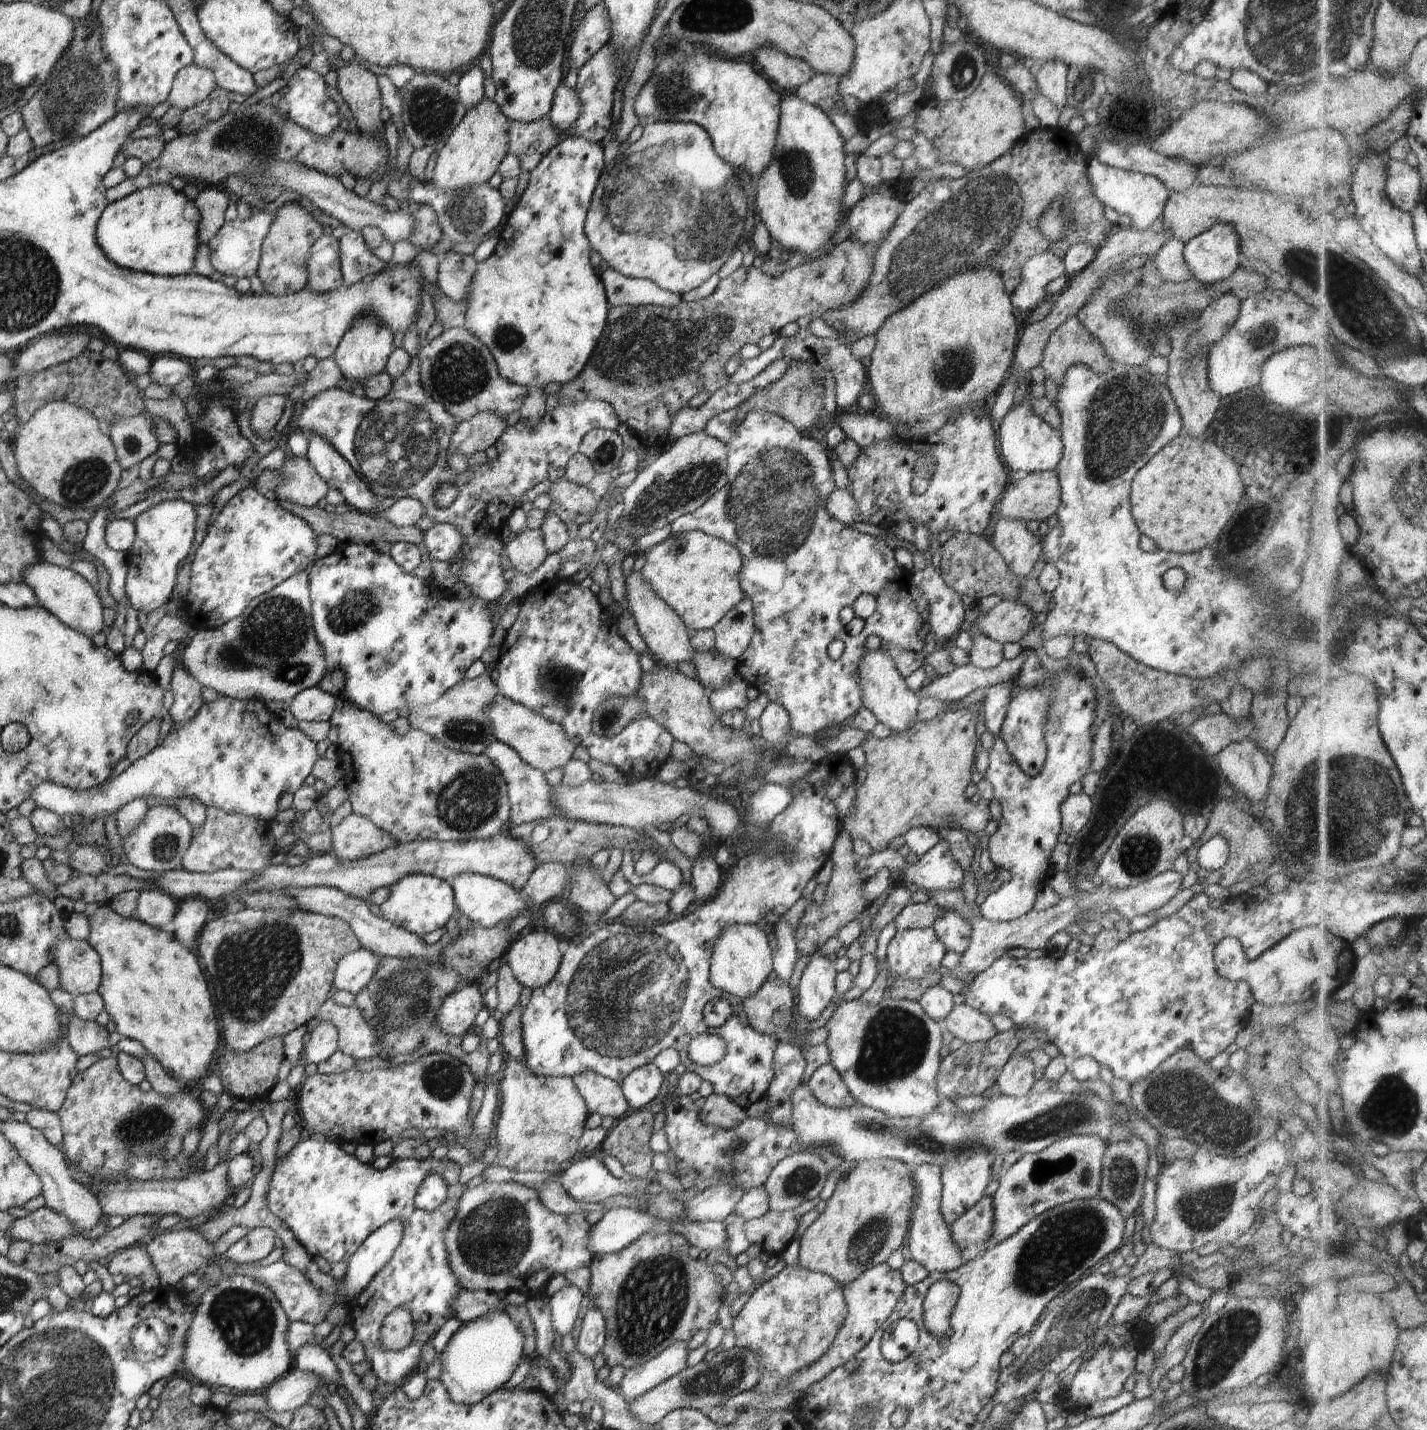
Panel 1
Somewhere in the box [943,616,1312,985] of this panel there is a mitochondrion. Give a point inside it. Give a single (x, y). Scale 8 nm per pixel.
(1140, 852)

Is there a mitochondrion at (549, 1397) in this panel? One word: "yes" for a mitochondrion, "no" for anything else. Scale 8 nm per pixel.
no

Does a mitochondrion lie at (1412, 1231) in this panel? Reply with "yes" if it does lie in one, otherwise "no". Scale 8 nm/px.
no

